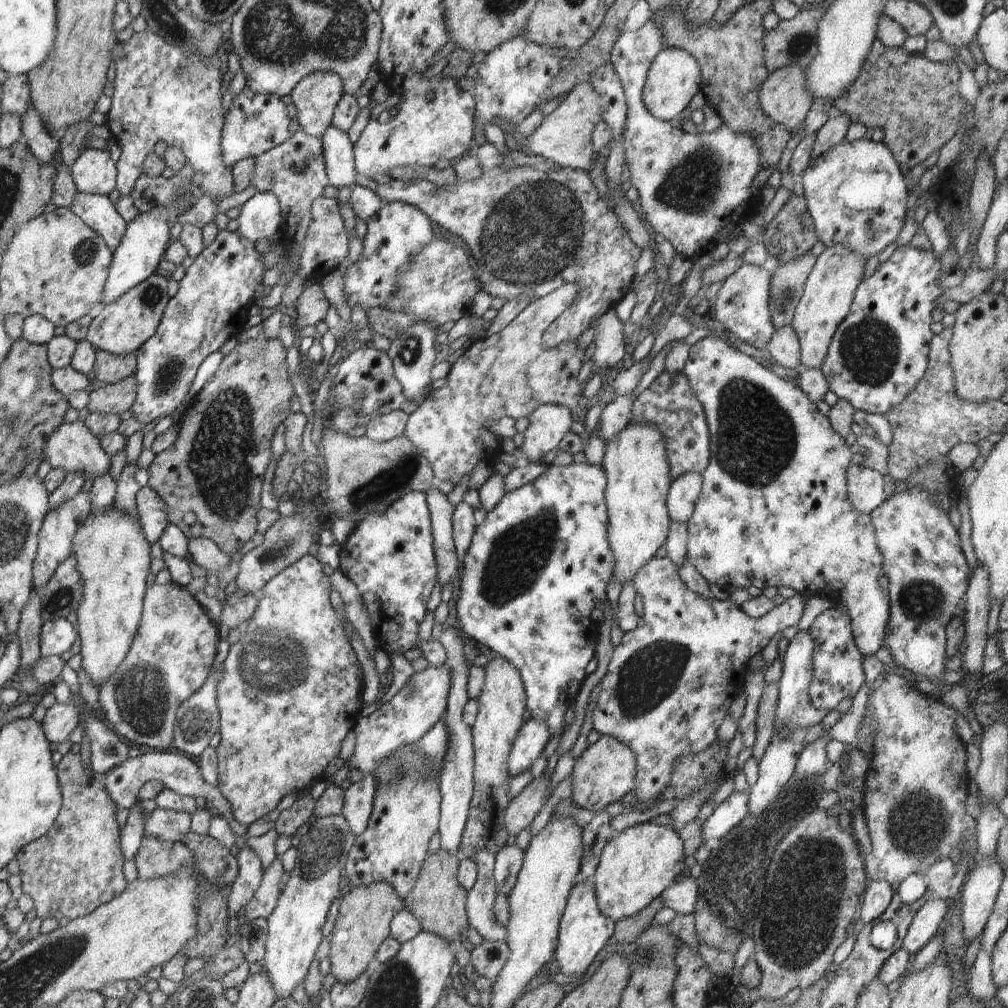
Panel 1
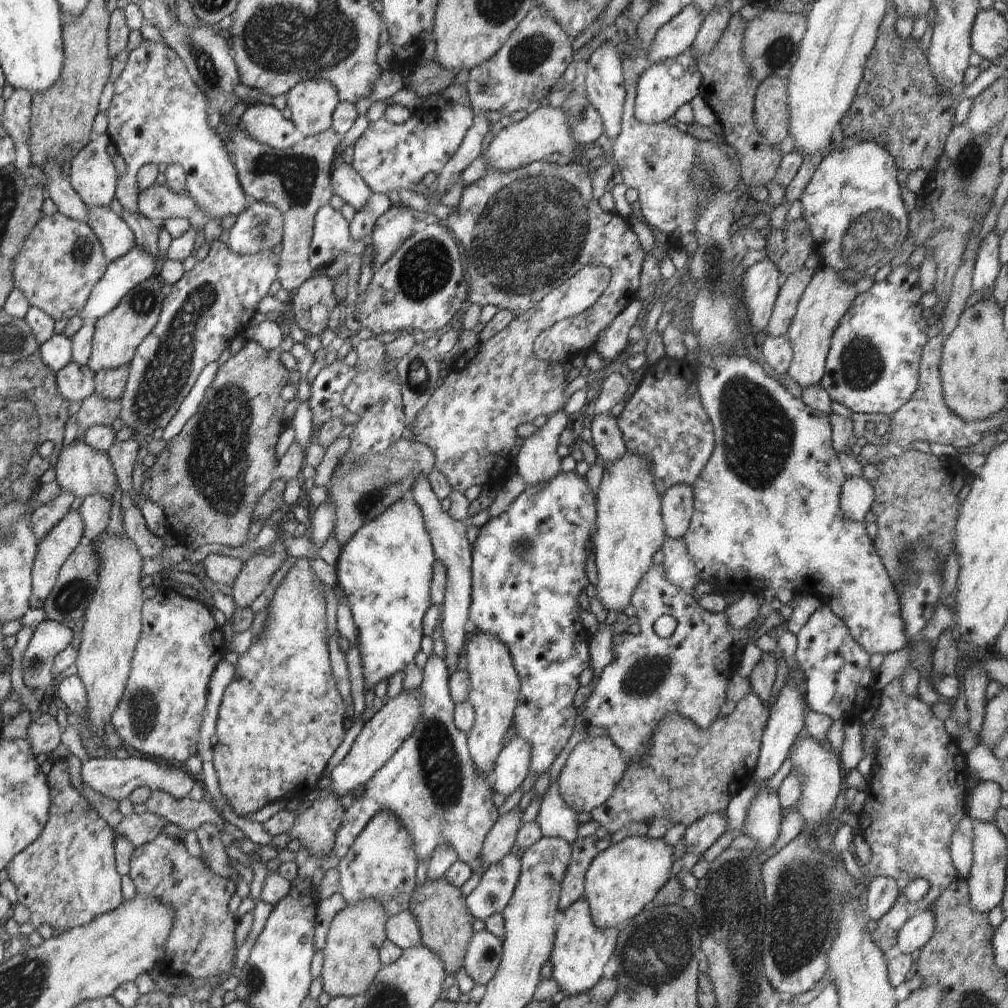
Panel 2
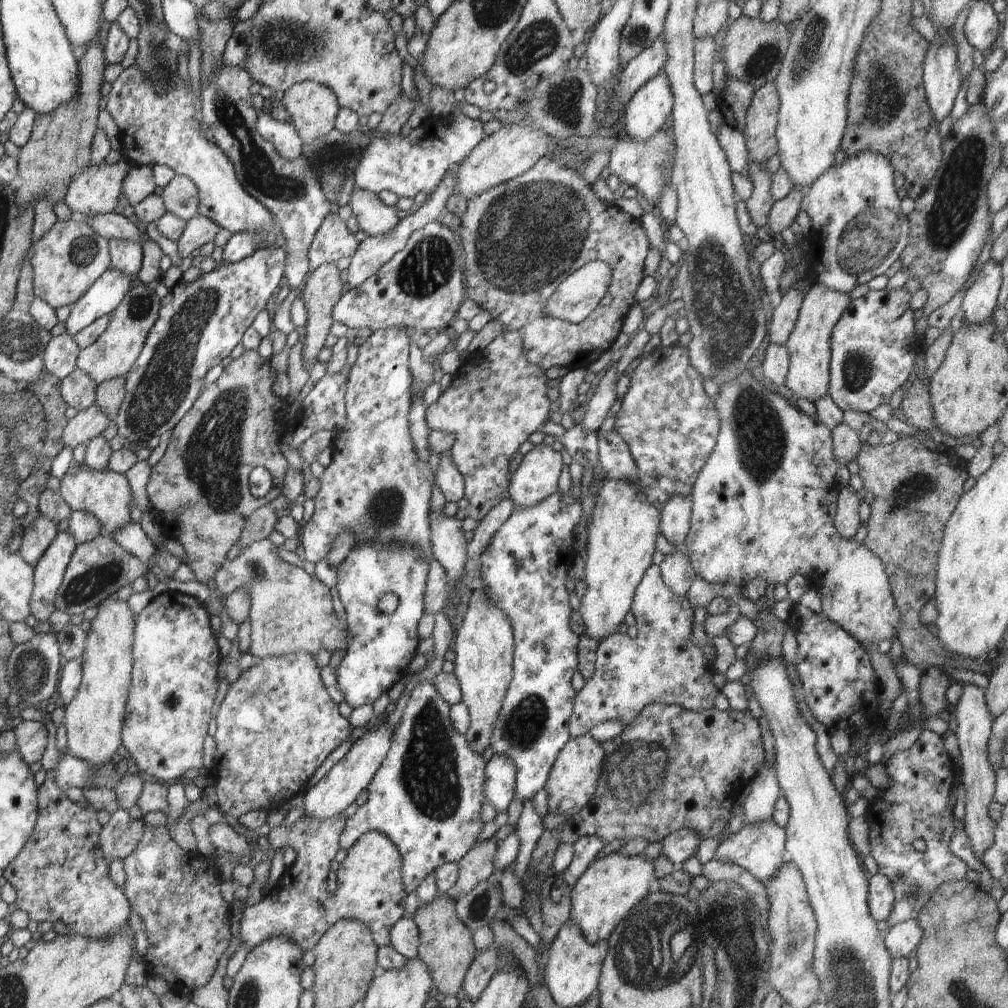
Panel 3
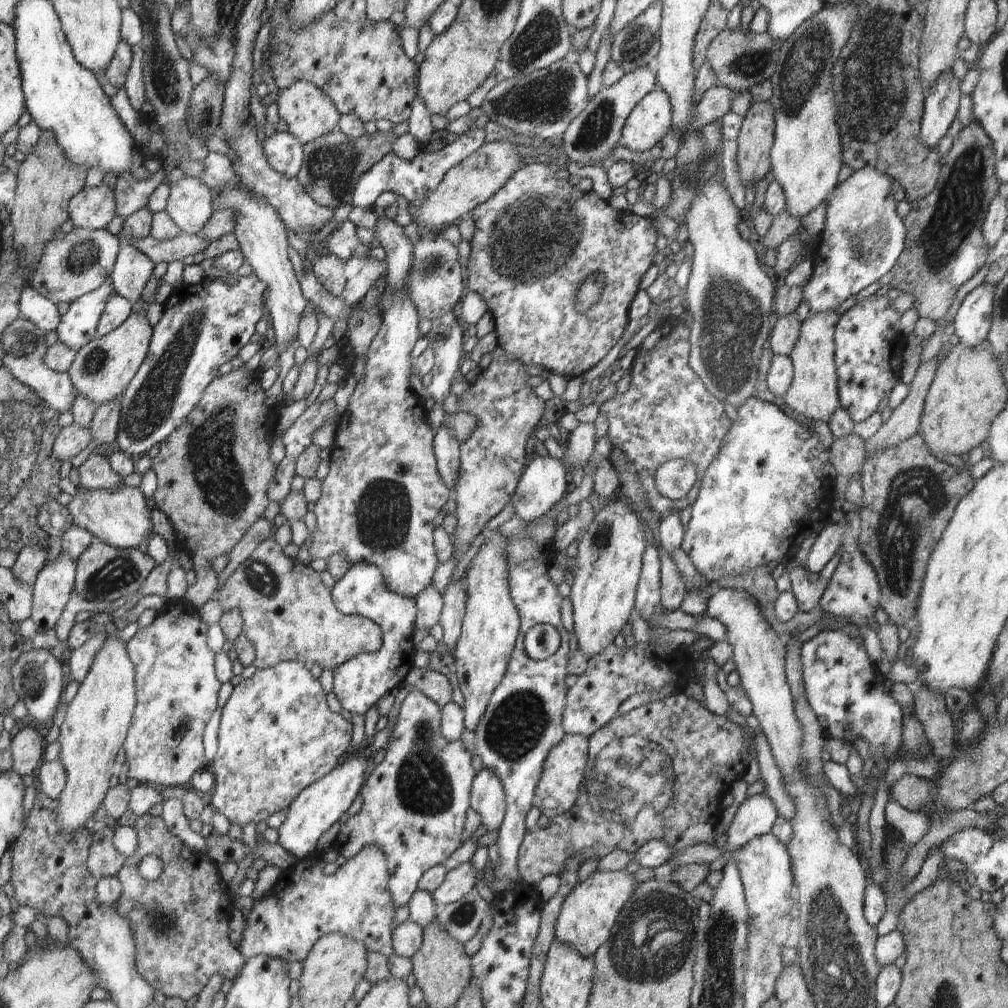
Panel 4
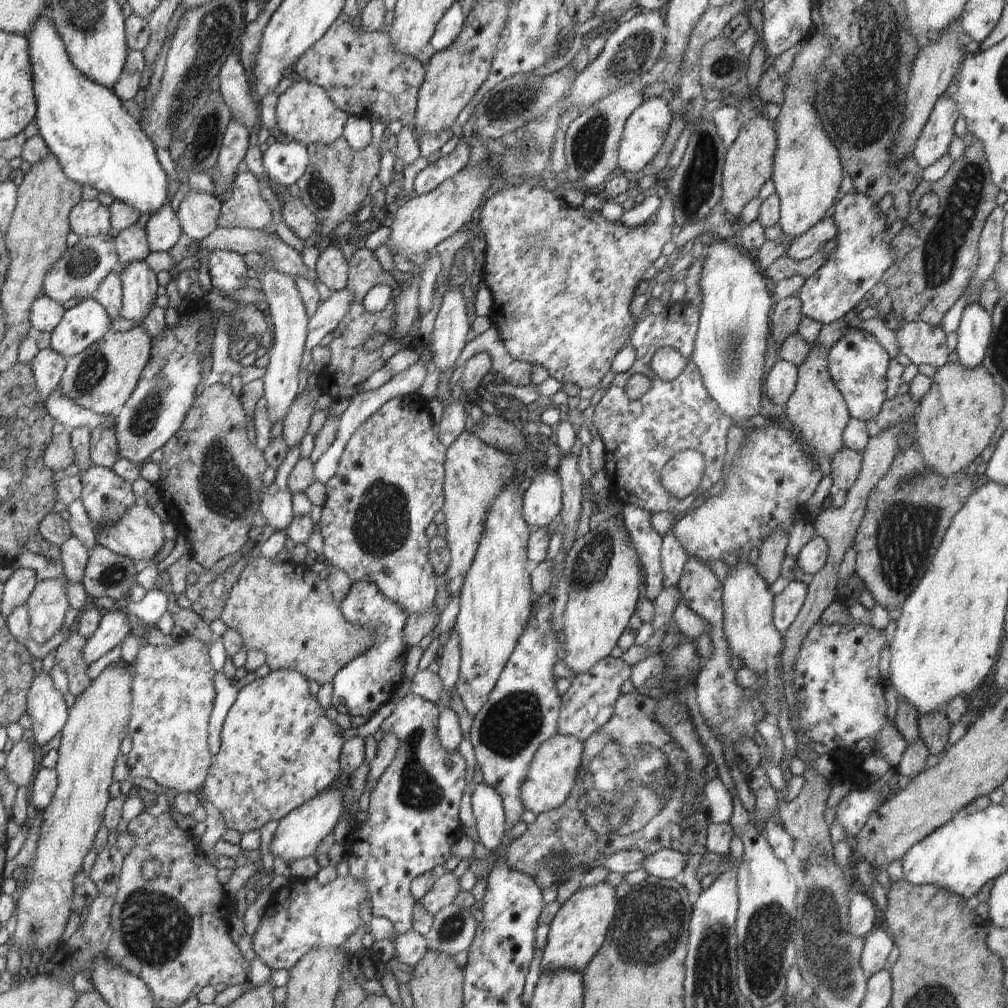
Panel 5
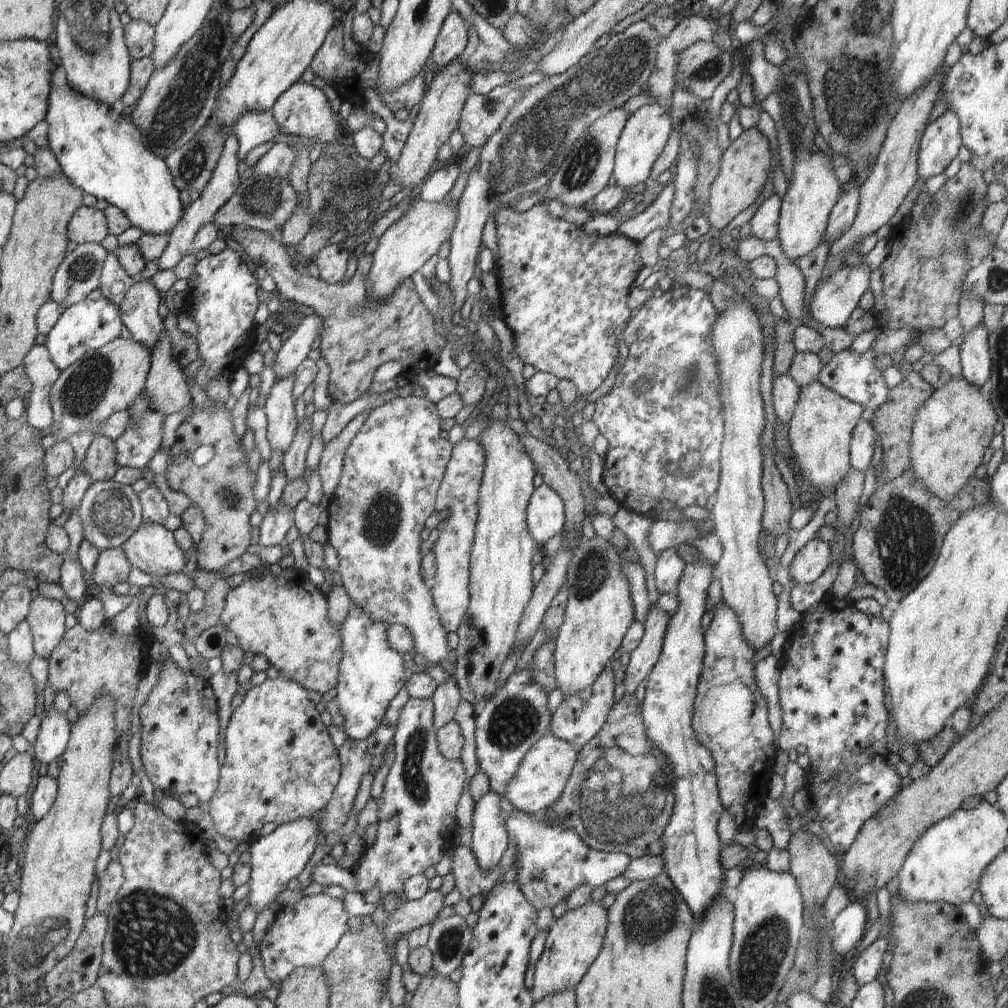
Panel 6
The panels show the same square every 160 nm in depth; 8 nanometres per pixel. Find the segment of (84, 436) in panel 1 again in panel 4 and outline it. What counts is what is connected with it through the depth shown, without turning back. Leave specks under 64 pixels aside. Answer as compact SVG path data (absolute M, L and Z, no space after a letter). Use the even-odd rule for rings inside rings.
M120 485L114 490L84 489L80 486L66 507L72 515L74 525L85 528L95 536L96 540L113 547L138 549L152 534L151 509L140 487ZM149 531L151 533L148 533Z

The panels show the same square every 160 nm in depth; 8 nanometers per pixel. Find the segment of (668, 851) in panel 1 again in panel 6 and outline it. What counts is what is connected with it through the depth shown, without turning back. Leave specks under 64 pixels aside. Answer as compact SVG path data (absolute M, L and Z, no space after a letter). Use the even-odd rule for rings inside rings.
M588 900L578 908L567 910L550 925L545 947L535 966L530 993L534 1002L546 995L574 989L596 960L606 934L608 911L601 901Z

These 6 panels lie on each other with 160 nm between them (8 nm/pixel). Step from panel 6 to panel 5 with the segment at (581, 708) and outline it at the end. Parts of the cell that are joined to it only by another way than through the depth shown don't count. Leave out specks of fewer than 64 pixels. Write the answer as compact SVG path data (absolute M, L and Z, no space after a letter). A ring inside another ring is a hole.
M604 657L590 670L574 675L571 685L561 696L558 733L572 735L584 742L594 731L604 726L612 716L616 701L622 694L622 684L630 678L632 667L620 657Z

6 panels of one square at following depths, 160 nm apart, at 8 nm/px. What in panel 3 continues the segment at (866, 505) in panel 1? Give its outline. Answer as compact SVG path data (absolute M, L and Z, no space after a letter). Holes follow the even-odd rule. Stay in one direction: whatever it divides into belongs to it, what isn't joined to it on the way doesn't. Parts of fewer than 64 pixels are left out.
M850 485L841 487L837 496L834 526L843 539L854 537L856 530L860 527L858 508L860 508L861 503L862 500Z

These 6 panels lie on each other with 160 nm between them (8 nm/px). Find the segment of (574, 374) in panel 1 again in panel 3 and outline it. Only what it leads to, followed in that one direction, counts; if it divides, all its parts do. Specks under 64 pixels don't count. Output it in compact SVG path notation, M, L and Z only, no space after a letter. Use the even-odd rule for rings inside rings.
M586 263L558 285L543 312L569 323L582 322L606 296L611 280L608 264ZM505 330L484 350L473 352L451 378L451 384L442 391L436 402L427 405L425 419L432 431L448 433L454 437L453 447L448 451L449 459L457 466L465 482L465 497L470 500L467 506L468 517L482 520L487 512L507 495L512 474L508 462L518 447L533 432L546 422L555 407L548 399L548 380L545 370L532 364L524 354L523 338L520 331Z

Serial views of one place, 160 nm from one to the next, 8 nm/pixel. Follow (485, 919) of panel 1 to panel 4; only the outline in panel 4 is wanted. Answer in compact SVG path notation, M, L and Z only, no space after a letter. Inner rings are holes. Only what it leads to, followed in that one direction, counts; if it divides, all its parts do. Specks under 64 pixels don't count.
M414 689L404 698L397 721L386 746L386 755L360 789L364 803L357 815L351 816L341 827L334 841L338 854L351 859L368 845L380 848L387 856L389 891L395 910L408 904L417 889L419 878L433 866L443 865L462 845L462 831L466 813L471 807L471 788L476 771L472 767L471 752L463 741L449 741L441 731L441 708L428 695Z

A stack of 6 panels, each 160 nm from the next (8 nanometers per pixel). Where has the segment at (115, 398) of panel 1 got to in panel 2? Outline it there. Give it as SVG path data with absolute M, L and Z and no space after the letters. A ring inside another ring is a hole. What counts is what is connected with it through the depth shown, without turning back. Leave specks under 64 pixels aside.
M94 393L82 402L76 415L77 428L88 430L90 426L110 426L120 415L120 399L104 400Z

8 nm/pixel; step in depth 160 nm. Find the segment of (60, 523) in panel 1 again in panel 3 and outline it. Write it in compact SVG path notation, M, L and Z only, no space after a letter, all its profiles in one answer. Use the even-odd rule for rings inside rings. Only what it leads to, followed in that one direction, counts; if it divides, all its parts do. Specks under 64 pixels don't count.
M70 531L56 533L50 546L41 554L40 560L37 560L33 567L34 590L31 594L30 610L38 622L47 621L56 610L57 592L77 545Z

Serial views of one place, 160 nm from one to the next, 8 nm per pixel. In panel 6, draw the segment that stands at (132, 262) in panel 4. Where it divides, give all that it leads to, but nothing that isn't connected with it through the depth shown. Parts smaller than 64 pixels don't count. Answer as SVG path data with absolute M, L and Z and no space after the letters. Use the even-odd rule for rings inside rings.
M134 279L119 304L123 325L128 328L132 338L146 345L150 352L164 330L164 320L158 315L162 301L163 294L156 290L150 279Z

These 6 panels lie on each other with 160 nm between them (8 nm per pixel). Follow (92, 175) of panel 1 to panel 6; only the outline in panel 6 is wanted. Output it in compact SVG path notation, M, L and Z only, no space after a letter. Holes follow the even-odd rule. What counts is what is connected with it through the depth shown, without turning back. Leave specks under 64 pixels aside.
M82 205L75 210L67 226L68 240L82 244L84 242L102 242L109 234L105 214L100 209Z

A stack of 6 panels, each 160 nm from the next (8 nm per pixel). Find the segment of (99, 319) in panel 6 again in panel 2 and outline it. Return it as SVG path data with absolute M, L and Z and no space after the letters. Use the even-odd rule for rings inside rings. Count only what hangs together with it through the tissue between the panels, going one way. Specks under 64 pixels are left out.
M135 245L126 256L108 264L104 276L94 284L94 288L92 288L92 292L90 292L84 308L78 312L78 316L84 320L84 323L90 319L94 322L98 321L102 316L106 316L106 314L112 312L116 308L116 305L120 303L120 300L123 300L124 296L132 288L157 275L158 269L159 263L146 250L142 250L140 246Z

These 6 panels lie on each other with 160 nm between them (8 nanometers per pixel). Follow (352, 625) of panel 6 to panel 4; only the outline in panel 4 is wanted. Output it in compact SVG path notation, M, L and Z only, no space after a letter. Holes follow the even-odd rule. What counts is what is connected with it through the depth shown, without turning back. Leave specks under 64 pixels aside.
M360 561L352 563L348 572L343 574L331 590L335 605L345 615L358 615L372 620L381 628L383 643L376 652L360 653L358 656L343 662L333 670L333 692L343 708L353 715L364 715L364 713L386 696L394 687L402 687L405 676L414 667L414 654L416 652L413 644L415 633L415 618L417 615L417 604L414 597L405 597L386 586L385 578L381 570L369 562Z

